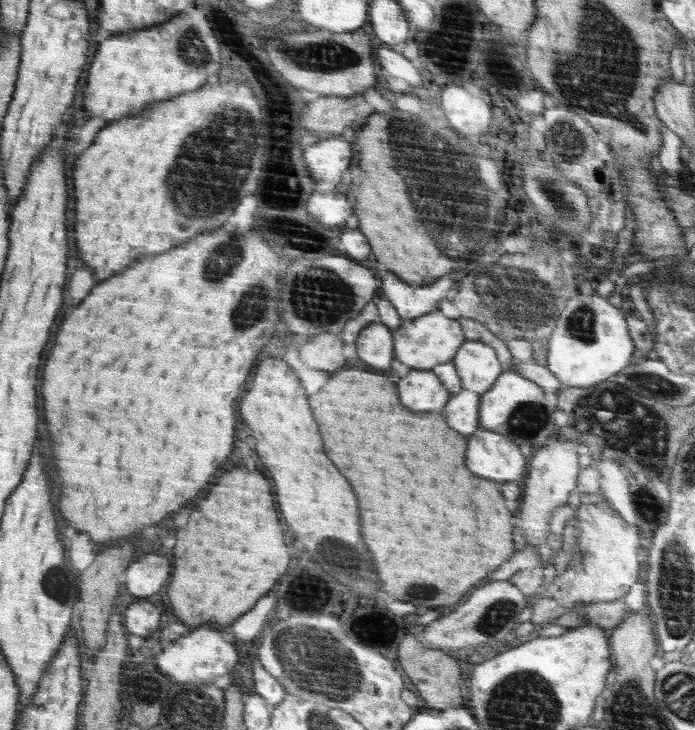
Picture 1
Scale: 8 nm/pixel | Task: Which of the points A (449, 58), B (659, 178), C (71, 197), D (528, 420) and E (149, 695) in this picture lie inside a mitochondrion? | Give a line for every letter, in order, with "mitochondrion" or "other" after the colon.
A: other
B: other
C: other
D: mitochondrion
E: mitochondrion

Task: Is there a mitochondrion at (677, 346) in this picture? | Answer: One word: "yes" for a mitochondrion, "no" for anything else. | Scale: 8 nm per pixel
no

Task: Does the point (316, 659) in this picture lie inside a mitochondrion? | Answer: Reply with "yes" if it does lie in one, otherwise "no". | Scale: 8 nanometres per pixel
yes

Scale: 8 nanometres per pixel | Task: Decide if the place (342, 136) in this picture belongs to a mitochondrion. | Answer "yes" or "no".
no

